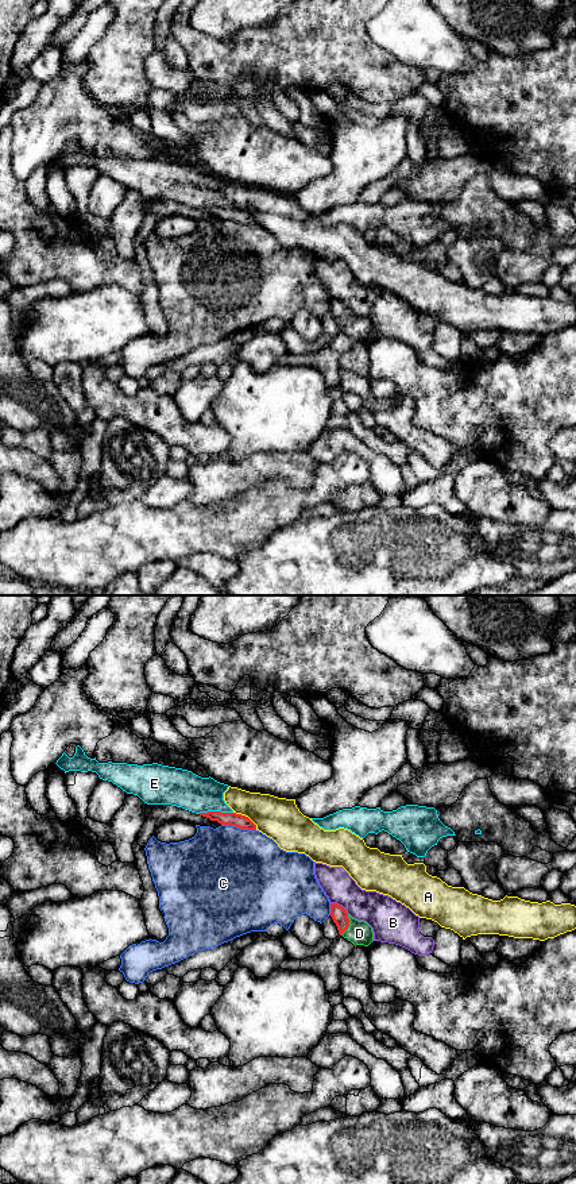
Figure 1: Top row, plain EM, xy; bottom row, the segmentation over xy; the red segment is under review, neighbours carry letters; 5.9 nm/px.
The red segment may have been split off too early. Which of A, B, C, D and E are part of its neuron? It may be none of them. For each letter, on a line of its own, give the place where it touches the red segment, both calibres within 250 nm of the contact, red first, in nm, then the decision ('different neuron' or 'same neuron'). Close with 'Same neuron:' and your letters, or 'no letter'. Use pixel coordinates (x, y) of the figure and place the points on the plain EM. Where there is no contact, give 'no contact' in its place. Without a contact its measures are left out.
A: contact xy (247, 212); calibres 80 and 260 nm; different neuron
B: contact xy (339, 300); calibres 100 and 200 nm; different neuron
C: contact xy (239, 223); calibres 80 and 500 nm; different neuron
D: contact xy (348, 320); calibres 100 and 140 nm; same neuron
E: contact xy (215, 207); calibres 80 and 220 nm; different neuron
Same neuron: D

